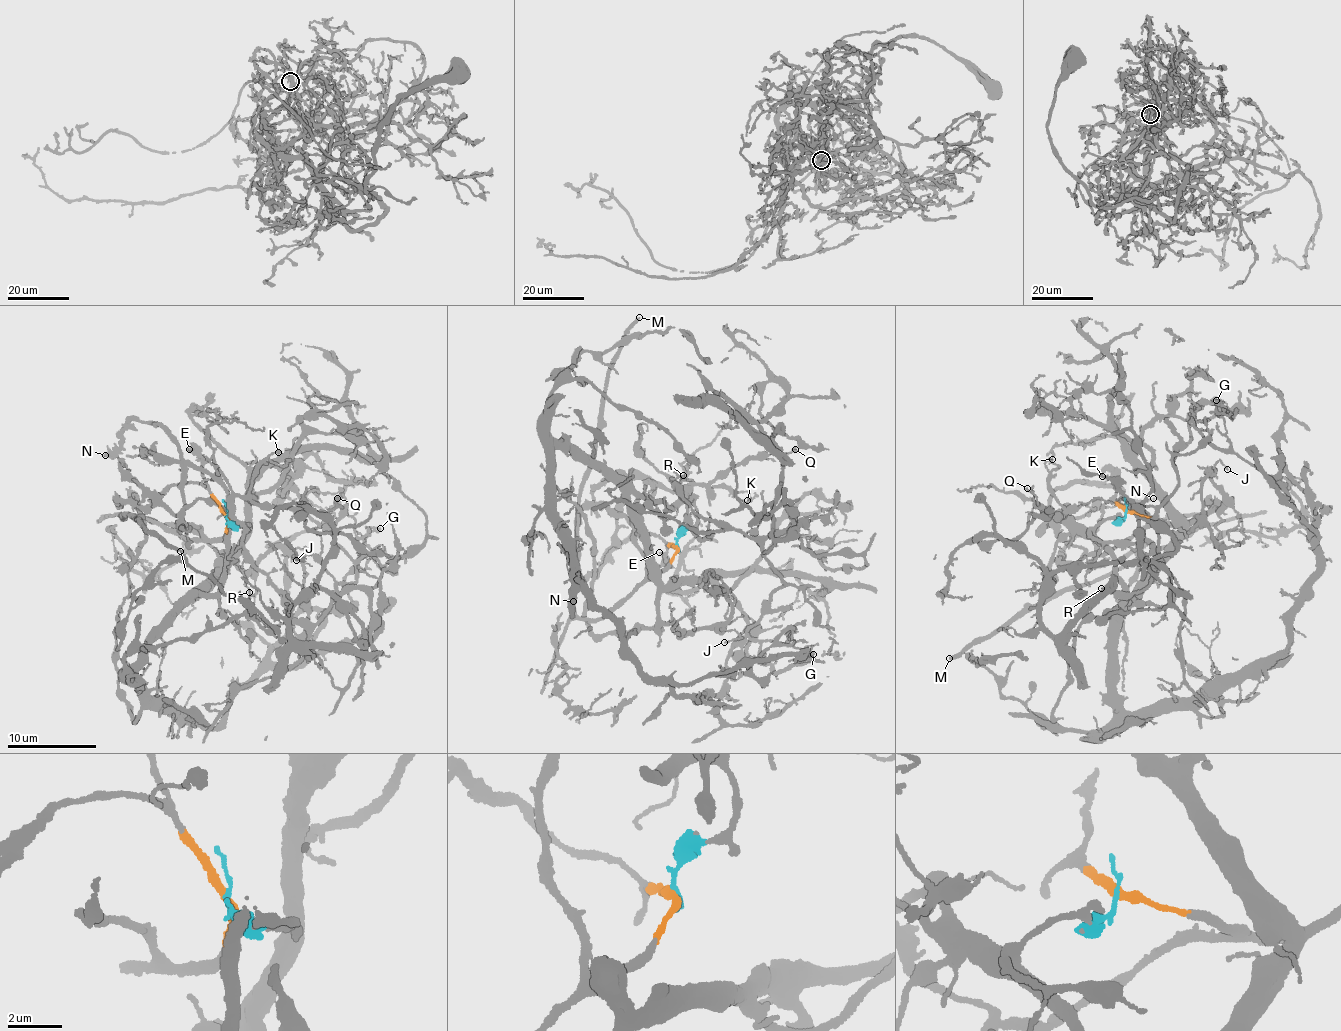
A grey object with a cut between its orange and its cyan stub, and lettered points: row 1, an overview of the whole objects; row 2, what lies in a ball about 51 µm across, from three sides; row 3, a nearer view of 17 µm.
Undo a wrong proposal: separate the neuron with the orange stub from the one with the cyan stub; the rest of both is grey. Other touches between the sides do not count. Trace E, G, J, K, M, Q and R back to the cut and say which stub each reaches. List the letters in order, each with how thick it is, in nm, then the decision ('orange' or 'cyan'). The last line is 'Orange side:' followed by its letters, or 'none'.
E: 240 nm thick; orange
G: 170 nm thick; cyan
J: 80 nm thick; cyan
K: 160 nm thick; cyan
M: 200 nm thick; orange
Q: 80 nm thick; cyan
R: 130 nm thick; cyan
Orange side: E, M

